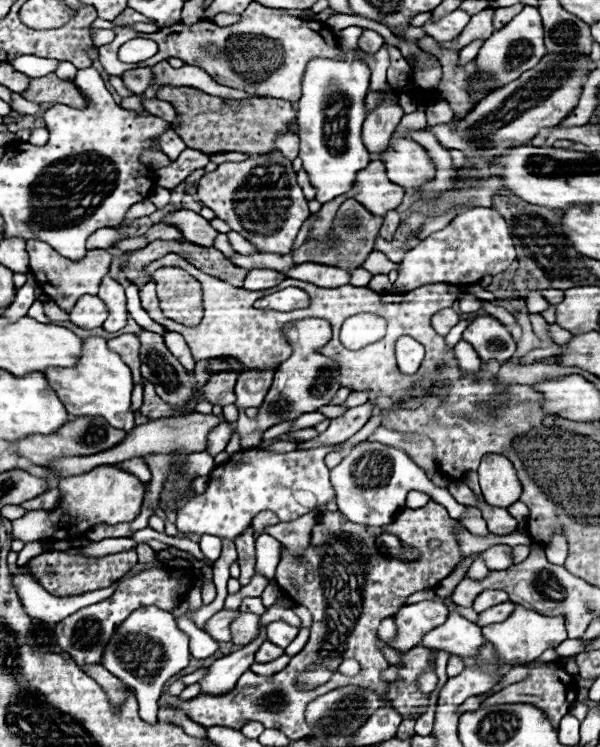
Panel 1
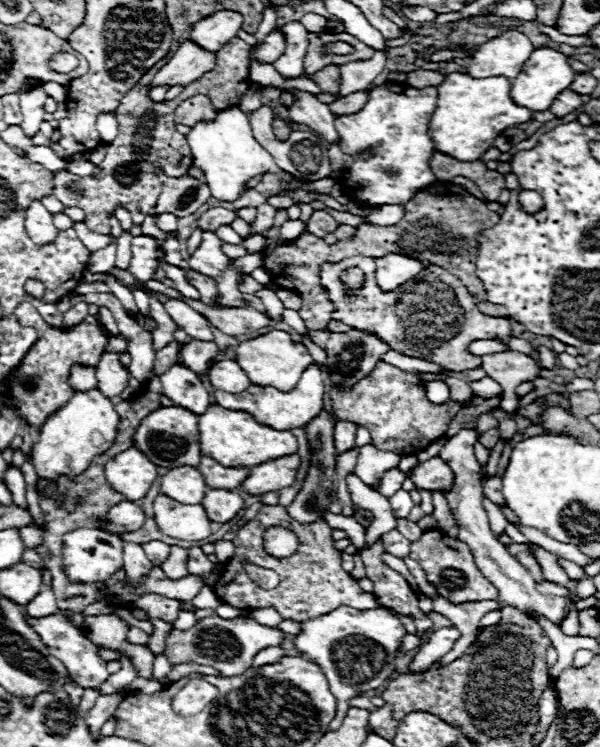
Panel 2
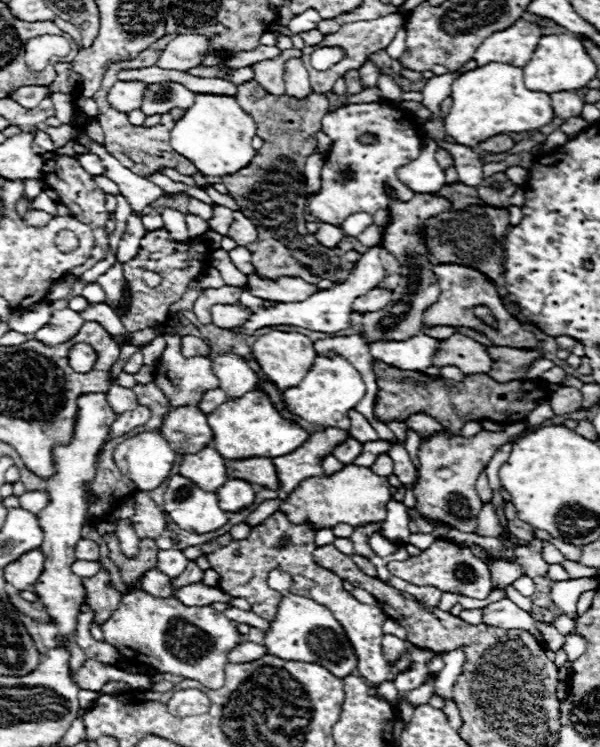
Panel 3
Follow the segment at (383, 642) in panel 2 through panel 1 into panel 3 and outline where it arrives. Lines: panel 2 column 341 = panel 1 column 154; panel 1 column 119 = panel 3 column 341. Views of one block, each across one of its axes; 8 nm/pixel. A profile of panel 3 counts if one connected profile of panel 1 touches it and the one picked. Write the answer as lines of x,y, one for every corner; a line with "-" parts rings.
286,594
280,604
276,618
270,620
268,630
264,632
264,646
266,652
284,660
300,660
300,662
316,662
338,678
346,678
356,670
356,654
344,634
344,628
328,608
316,604
310,598
296,596
296,594

